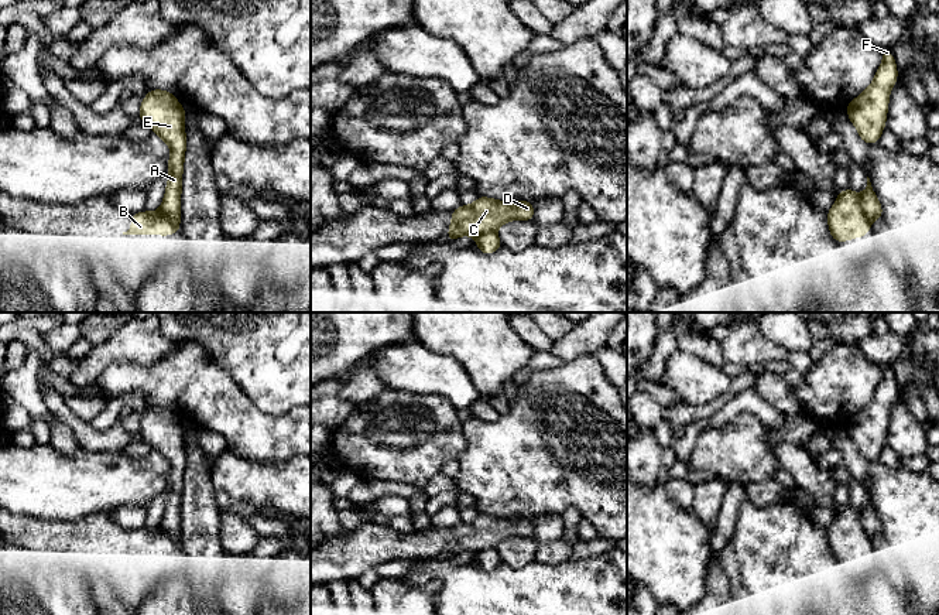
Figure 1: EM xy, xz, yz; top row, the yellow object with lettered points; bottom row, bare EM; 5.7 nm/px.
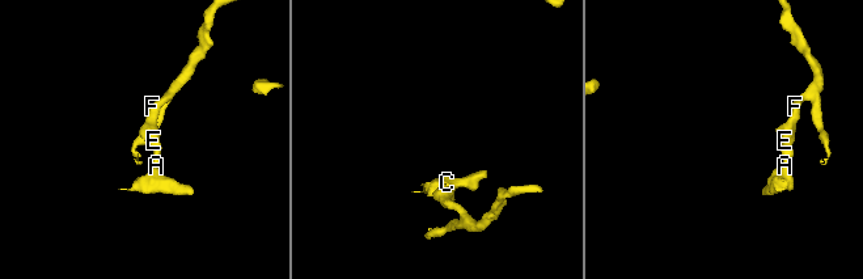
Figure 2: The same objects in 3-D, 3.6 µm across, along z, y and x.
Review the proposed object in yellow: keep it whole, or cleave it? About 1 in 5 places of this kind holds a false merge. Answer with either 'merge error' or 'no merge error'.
merge error

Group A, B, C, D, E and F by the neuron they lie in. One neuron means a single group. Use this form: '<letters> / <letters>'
A E F / B C D

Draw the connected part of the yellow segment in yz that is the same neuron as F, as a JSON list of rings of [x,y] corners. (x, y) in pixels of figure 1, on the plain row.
[[[891,366],[883,368],[881,383],[871,402],[846,423],[847,433],[860,451],[860,457],[877,461],[885,445],[890,409],[898,396]]]

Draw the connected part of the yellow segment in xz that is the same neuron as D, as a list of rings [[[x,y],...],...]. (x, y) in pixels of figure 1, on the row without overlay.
[[[479,513],[472,522],[460,522],[450,529],[452,539],[446,557],[469,551],[477,554],[482,550],[496,549],[508,537],[532,537],[534,522],[531,517],[497,517],[489,513]]]

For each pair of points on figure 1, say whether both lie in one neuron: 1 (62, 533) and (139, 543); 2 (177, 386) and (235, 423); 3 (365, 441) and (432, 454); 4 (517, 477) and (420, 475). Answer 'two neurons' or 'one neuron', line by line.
1: one neuron
2: one neuron
3: one neuron
4: two neurons

